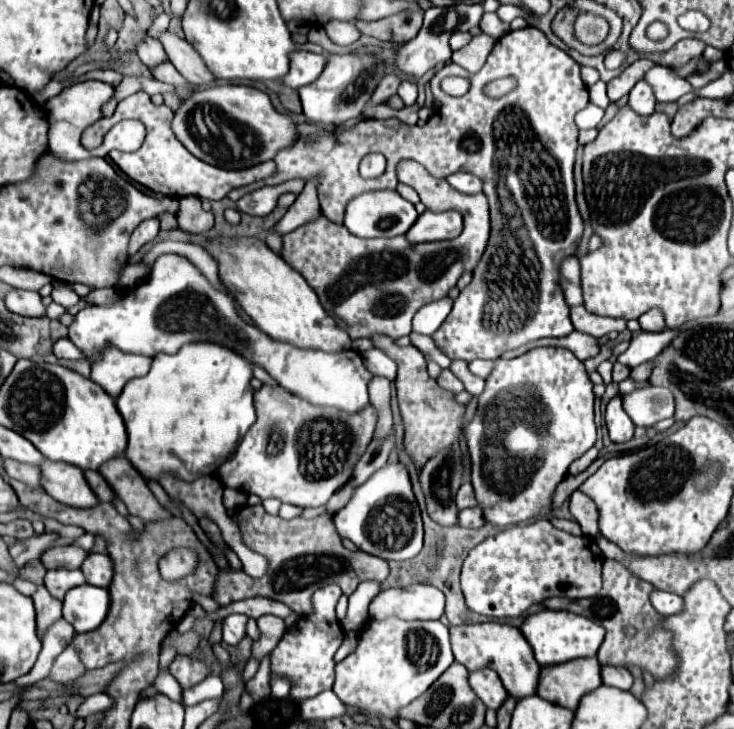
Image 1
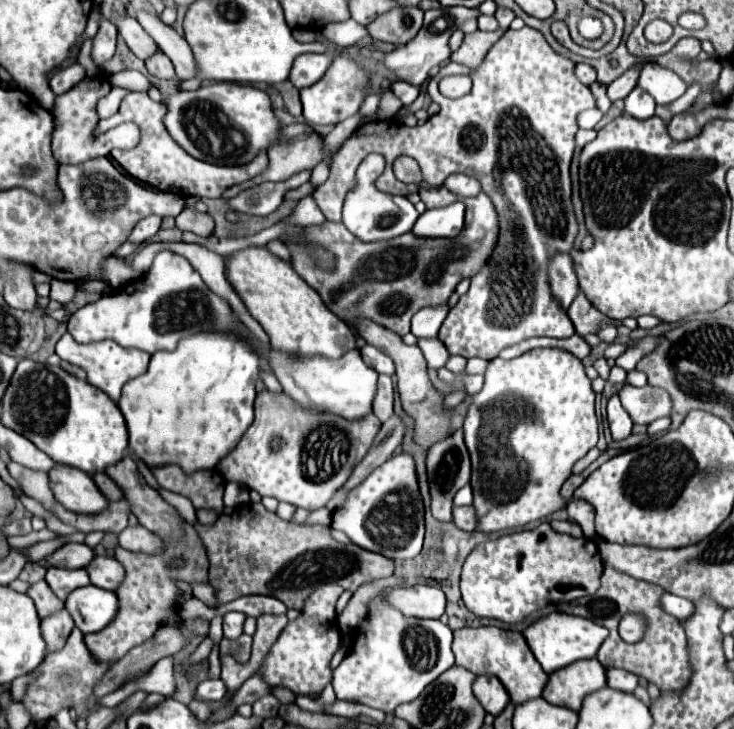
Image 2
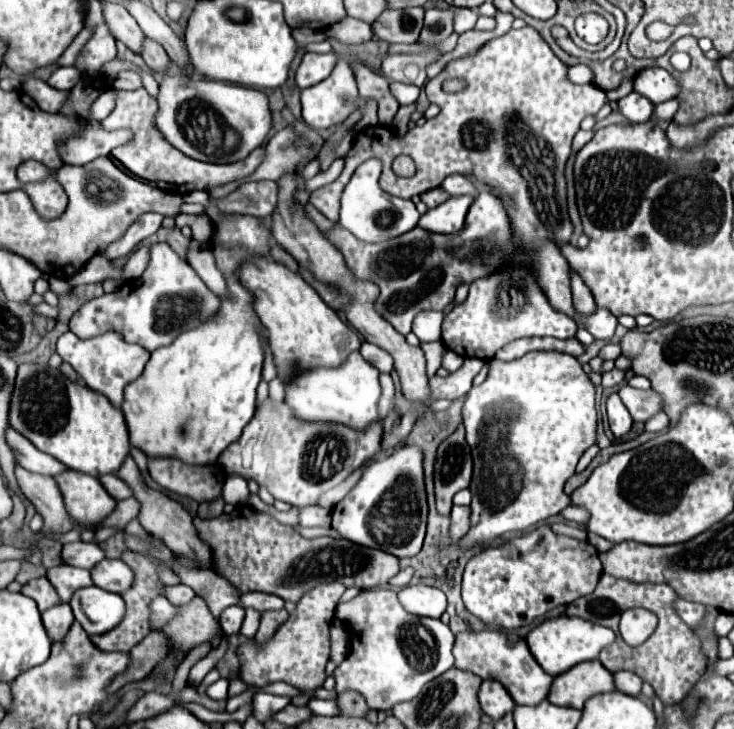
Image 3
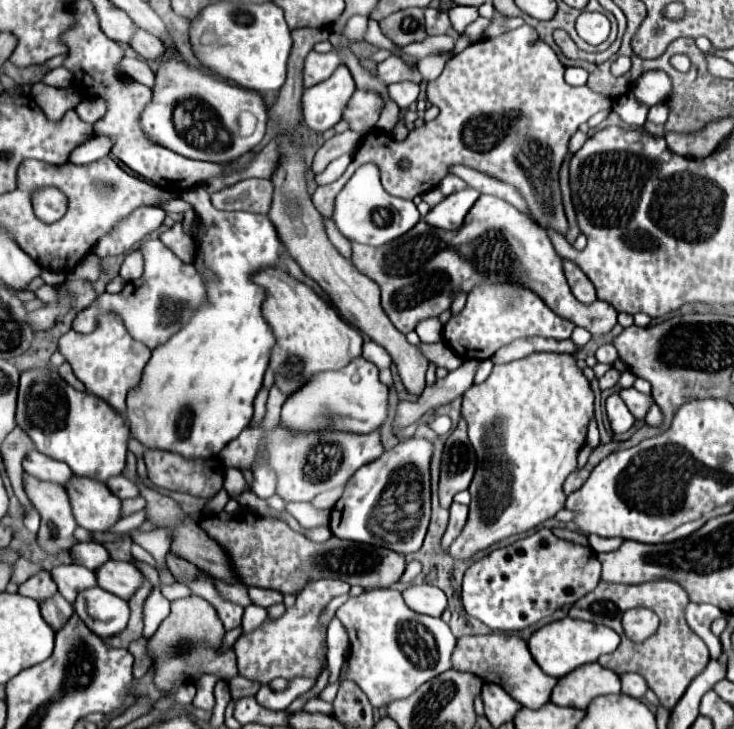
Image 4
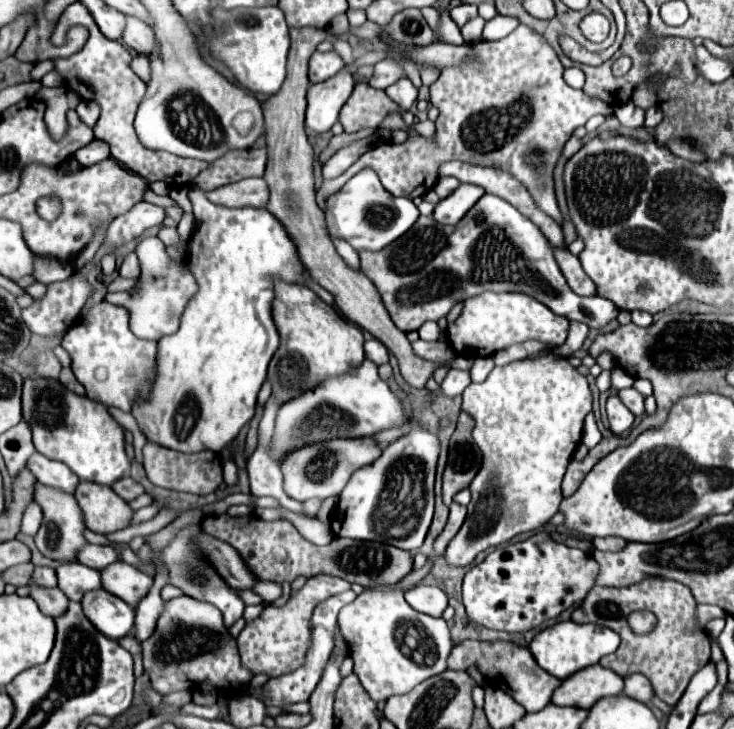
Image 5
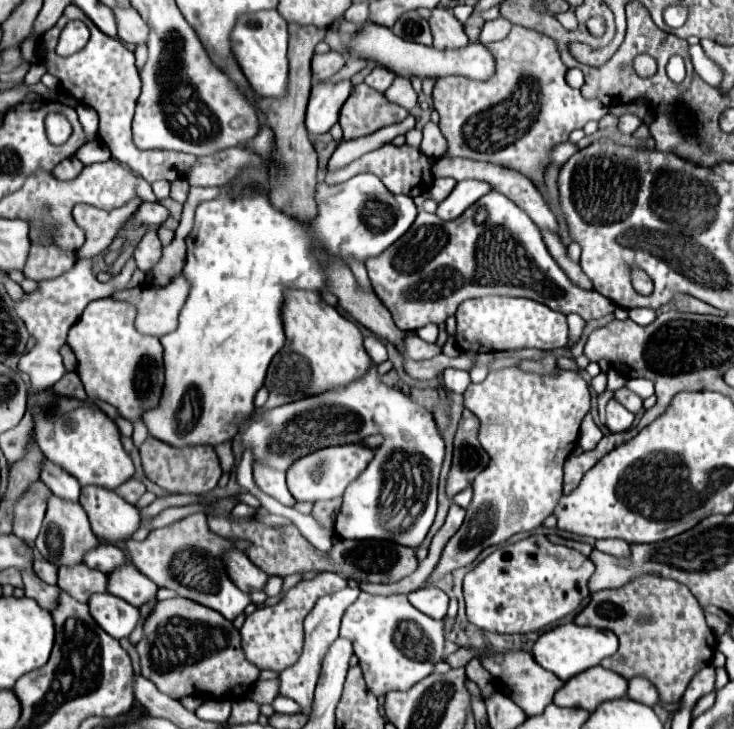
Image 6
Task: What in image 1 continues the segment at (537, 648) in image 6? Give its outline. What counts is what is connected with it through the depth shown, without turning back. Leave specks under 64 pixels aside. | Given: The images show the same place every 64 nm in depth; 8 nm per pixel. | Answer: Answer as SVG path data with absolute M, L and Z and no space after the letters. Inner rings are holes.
M542 610L538 614L532 614L522 624L522 634L526 636L528 644L534 650L534 656L540 666L552 666L552 664L564 664L576 658L588 658L596 656L606 630L598 626L596 622L590 622L584 616L564 612L564 610Z

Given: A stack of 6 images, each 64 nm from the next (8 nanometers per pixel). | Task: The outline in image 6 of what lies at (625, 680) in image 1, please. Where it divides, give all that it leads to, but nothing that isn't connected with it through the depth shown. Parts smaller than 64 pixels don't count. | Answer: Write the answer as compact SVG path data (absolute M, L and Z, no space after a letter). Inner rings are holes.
M640 676L628 680L628 692L626 692L626 696L632 698L634 702L640 702L640 704L646 704L646 706L660 704L658 690L650 684L650 680L640 678Z

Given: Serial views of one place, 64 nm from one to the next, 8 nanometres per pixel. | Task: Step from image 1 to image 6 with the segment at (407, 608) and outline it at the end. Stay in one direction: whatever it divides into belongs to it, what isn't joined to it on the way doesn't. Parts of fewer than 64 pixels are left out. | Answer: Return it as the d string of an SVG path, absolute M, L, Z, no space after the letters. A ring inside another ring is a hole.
M434 586L414 590L408 596L408 600L412 602L414 608L418 608L420 612L424 612L426 616L436 618L436 620L442 620L446 616L446 612L448 612L448 596L446 596L446 592L442 592L440 588L434 588Z

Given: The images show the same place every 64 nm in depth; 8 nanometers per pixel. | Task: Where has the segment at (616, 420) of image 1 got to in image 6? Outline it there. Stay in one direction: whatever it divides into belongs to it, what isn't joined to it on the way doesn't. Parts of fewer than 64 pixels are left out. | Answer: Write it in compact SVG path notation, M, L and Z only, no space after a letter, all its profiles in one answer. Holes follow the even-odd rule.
M614 398L606 406L606 426L610 432L624 432L632 426L634 414L628 412L622 404L618 404Z

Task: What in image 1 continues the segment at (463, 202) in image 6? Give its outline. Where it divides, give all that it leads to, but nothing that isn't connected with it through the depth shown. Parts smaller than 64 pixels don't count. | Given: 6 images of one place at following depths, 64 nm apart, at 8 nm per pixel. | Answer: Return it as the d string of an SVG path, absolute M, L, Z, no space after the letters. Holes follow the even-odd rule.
M426 210L414 226L408 230L406 238L412 244L434 242L434 240L452 240L462 232L462 214L458 210L430 212Z

